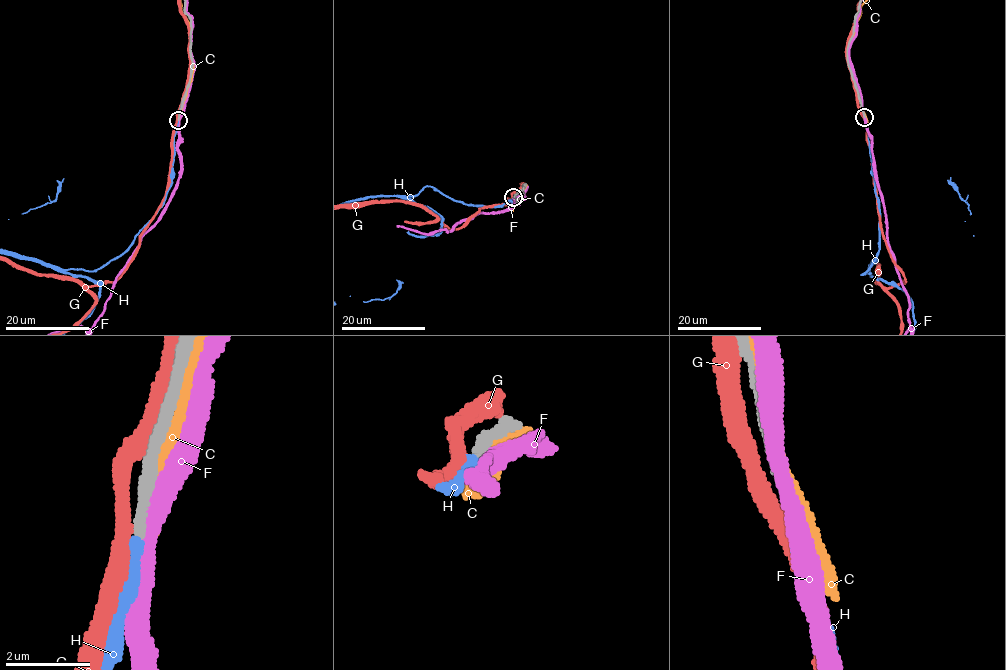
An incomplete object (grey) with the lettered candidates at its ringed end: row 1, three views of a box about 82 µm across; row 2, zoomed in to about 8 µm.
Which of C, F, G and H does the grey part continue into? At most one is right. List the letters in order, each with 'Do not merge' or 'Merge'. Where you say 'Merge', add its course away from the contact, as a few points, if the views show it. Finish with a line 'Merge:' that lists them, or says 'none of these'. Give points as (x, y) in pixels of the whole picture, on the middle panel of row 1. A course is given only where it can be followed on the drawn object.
C: Do not merge
F: Do not merge
G: Do not merge
H: Merge
Merge: H

